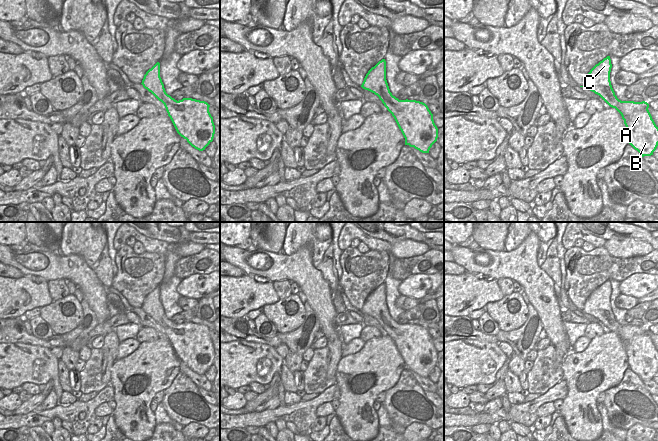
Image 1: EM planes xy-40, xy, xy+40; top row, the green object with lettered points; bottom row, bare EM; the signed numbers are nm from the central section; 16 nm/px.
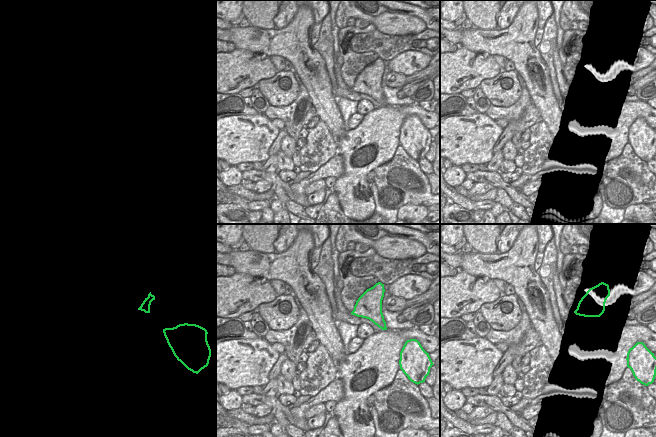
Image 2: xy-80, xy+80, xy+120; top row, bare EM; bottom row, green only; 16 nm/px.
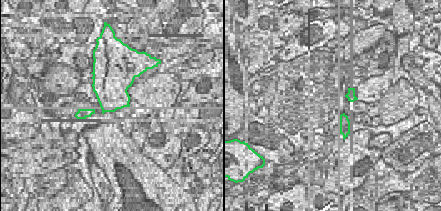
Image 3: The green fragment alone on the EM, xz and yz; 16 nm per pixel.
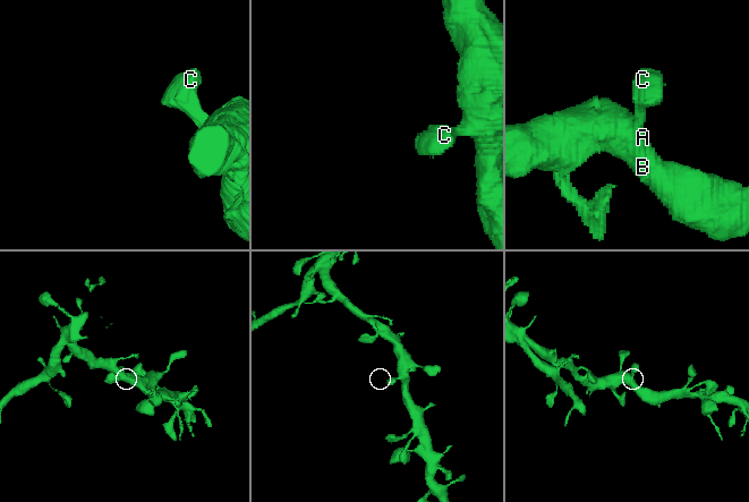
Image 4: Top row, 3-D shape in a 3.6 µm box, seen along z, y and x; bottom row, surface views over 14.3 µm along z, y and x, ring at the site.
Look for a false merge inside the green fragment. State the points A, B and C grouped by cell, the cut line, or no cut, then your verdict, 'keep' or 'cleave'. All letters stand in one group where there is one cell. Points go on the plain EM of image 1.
groups A B C; cut none; keep

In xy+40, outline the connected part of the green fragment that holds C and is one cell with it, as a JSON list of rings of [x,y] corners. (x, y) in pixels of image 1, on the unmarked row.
[[[607,280],[587,298],[584,309],[580,310],[599,319],[610,331],[622,340],[628,357],[629,368],[642,381],[651,380],[658,370],[658,351],[645,325],[621,325],[615,319],[610,305],[612,288]]]

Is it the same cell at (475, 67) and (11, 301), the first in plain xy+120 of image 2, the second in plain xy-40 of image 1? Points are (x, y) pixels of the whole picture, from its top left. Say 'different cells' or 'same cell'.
same cell

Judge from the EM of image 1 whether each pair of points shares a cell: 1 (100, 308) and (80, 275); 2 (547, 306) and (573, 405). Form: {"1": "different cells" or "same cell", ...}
{"1": "same cell", "2": "different cells"}

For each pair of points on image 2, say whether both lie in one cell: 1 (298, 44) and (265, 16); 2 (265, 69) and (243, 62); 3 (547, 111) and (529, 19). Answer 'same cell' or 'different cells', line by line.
1: different cells
2: same cell
3: same cell

